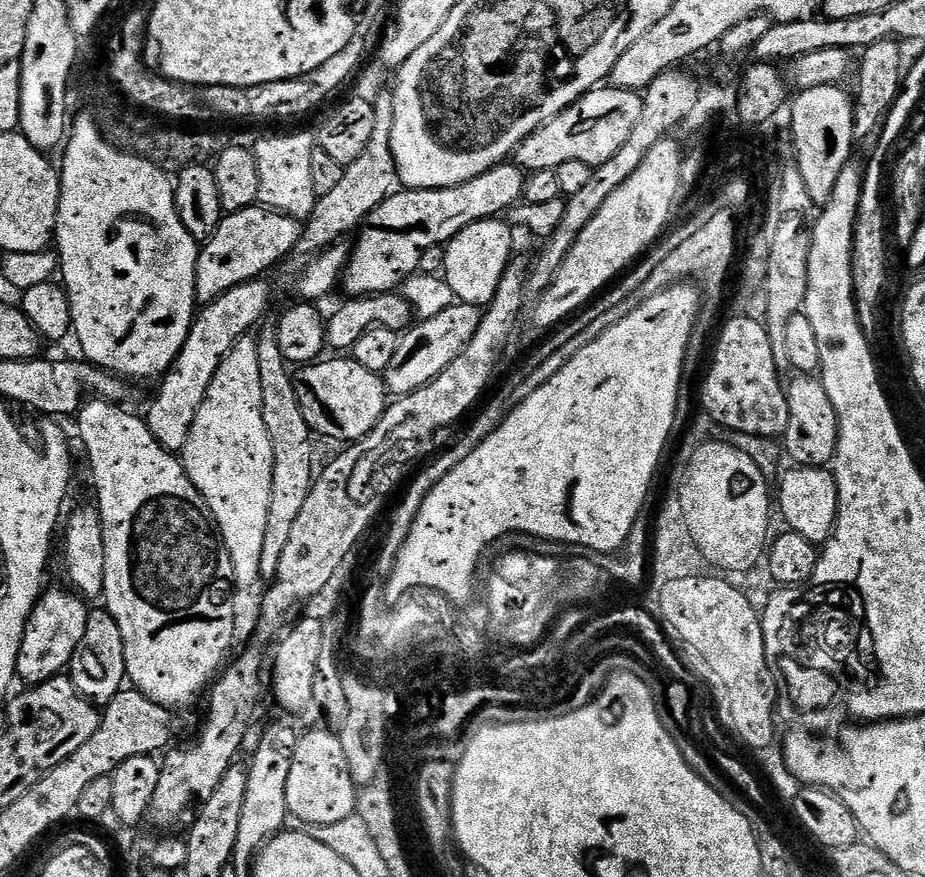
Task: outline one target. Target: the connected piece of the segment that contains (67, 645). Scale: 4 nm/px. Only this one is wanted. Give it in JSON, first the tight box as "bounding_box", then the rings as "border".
{"bounding_box":[17,589,90,686],"border":[[[47,589],[37,601],[24,627],[23,640],[20,643],[17,677],[31,686],[52,680],[61,675],[72,663],[74,650],[86,632],[86,622],[90,611],[87,604],[77,593],[69,589]]]}

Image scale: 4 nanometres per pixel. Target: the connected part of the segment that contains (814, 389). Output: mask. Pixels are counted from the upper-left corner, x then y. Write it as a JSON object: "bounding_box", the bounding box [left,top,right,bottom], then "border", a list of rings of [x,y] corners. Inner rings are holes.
{"bounding_box":[782,374,838,468],"border":[[[796,374],[791,377],[792,385],[787,385],[790,422],[782,437],[782,447],[796,466],[802,468],[822,468],[831,465],[836,459],[838,446],[838,418],[826,386],[816,374]]]}

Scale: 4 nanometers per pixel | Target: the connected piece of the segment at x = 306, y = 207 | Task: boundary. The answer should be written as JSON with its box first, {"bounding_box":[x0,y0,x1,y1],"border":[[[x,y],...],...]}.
{"bounding_box":[253,132,318,220],"border":[[[300,132],[290,136],[264,138],[254,144],[253,152],[258,162],[259,198],[263,207],[282,211],[285,215],[304,220],[313,212],[318,199],[311,181],[310,162],[316,151],[316,138],[312,133]]]}

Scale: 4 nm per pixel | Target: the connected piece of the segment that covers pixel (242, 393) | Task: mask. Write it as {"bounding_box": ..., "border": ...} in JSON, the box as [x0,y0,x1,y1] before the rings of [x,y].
{"bounding_box":[182,335,274,582],"border":[[[246,335],[226,354],[214,382],[210,382],[210,390],[206,390],[206,402],[198,410],[182,453],[186,474],[210,506],[240,582],[261,579],[262,542],[266,539],[270,482],[274,478],[274,450],[262,416],[256,342],[255,335]]]}

